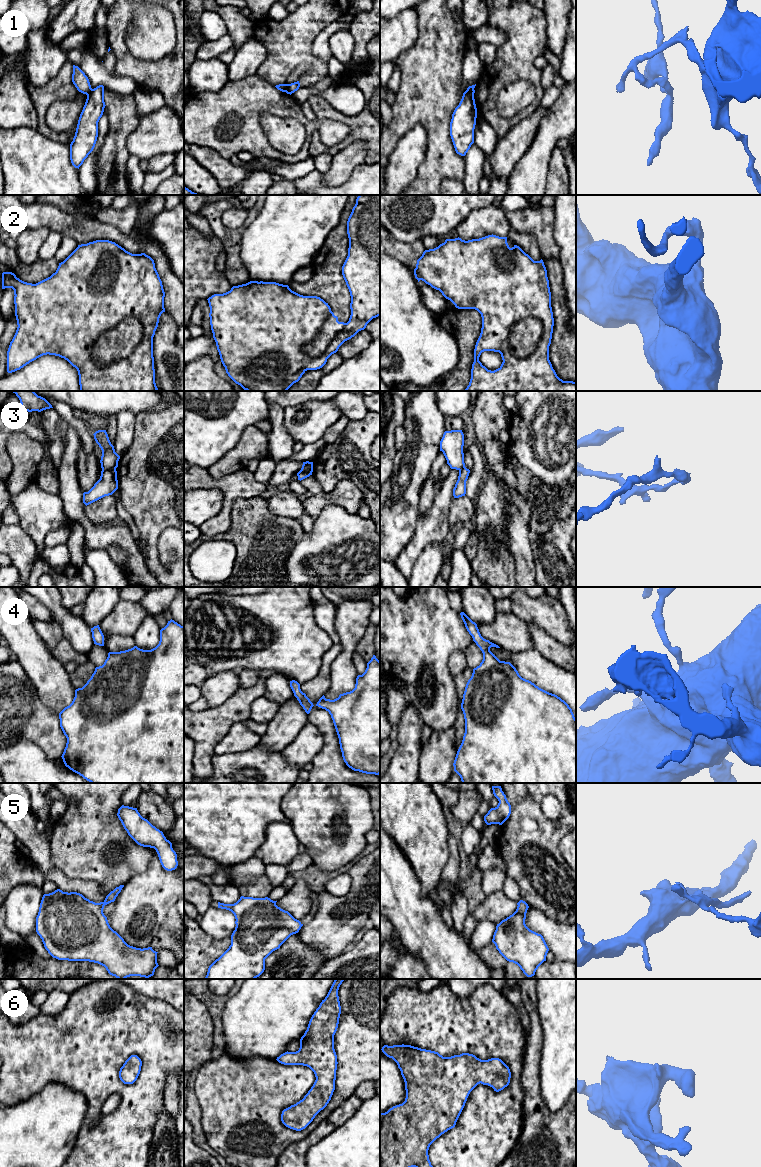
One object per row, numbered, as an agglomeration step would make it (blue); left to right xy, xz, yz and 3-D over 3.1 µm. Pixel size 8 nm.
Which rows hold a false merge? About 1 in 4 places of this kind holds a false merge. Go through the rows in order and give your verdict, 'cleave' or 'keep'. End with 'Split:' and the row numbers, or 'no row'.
1: cleave
2: cleave
3: cleave
4: keep
5: keep
6: keep
Split: 1, 2, 3

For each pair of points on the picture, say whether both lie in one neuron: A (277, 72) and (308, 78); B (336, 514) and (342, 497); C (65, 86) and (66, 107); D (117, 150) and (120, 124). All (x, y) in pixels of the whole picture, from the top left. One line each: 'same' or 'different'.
A: same
B: different
C: different
D: same

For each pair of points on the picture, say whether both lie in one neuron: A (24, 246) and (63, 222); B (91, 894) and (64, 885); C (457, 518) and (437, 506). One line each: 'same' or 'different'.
A: different
B: same
C: different

